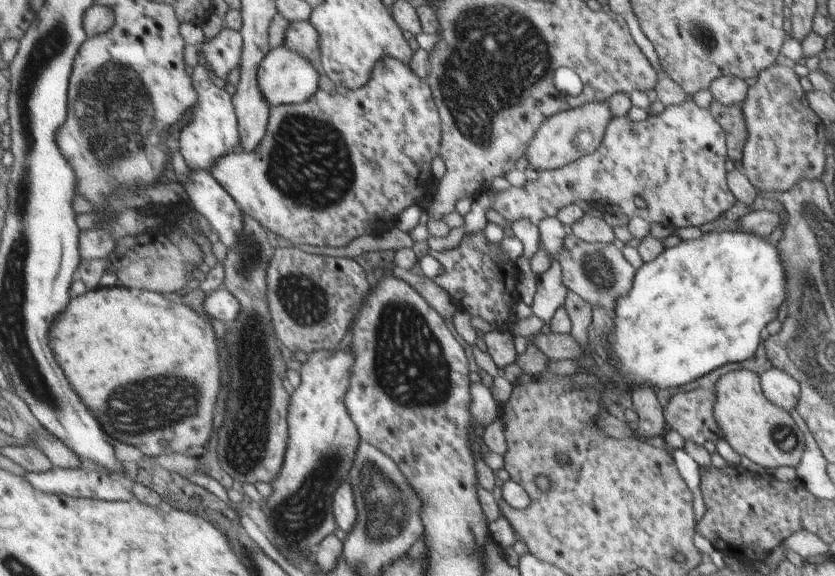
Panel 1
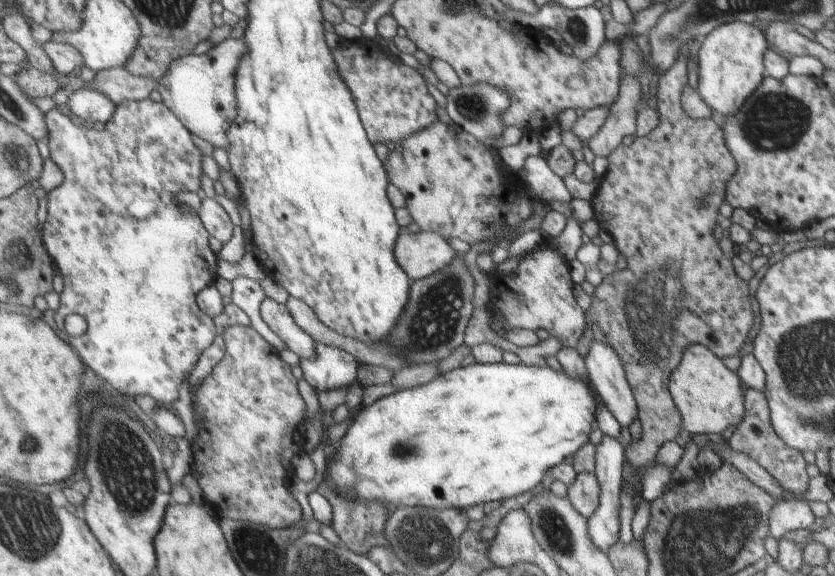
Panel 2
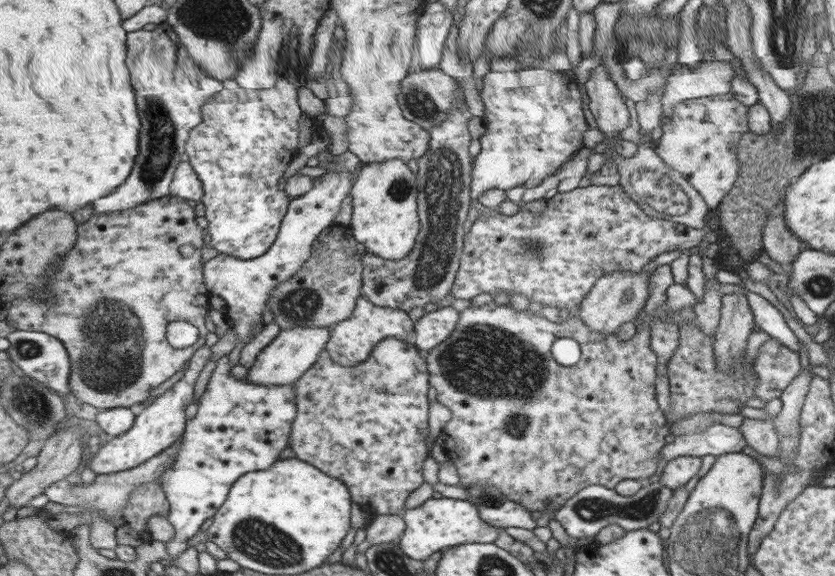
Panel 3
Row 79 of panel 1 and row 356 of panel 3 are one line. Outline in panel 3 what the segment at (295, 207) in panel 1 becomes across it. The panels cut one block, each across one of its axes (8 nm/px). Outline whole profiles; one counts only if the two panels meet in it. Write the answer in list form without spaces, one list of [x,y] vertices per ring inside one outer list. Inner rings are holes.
[[[390,337],[373,346],[367,359],[355,366],[333,362],[327,347],[312,370],[295,383],[297,416],[293,423],[291,448],[296,456],[309,464],[317,464],[325,474],[345,482],[353,492],[353,502],[371,508],[376,515],[399,514],[403,500],[421,480],[421,462],[425,460],[427,436],[427,388],[429,374],[425,362],[417,356],[413,342]]]

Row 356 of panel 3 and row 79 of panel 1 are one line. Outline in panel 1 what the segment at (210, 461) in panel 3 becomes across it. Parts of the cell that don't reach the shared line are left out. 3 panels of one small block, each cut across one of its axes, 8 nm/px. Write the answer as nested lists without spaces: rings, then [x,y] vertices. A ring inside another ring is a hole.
[[[224,26],[216,38],[203,42],[201,51],[204,64],[208,63],[213,74],[227,82],[229,72],[243,63],[242,31]]]

